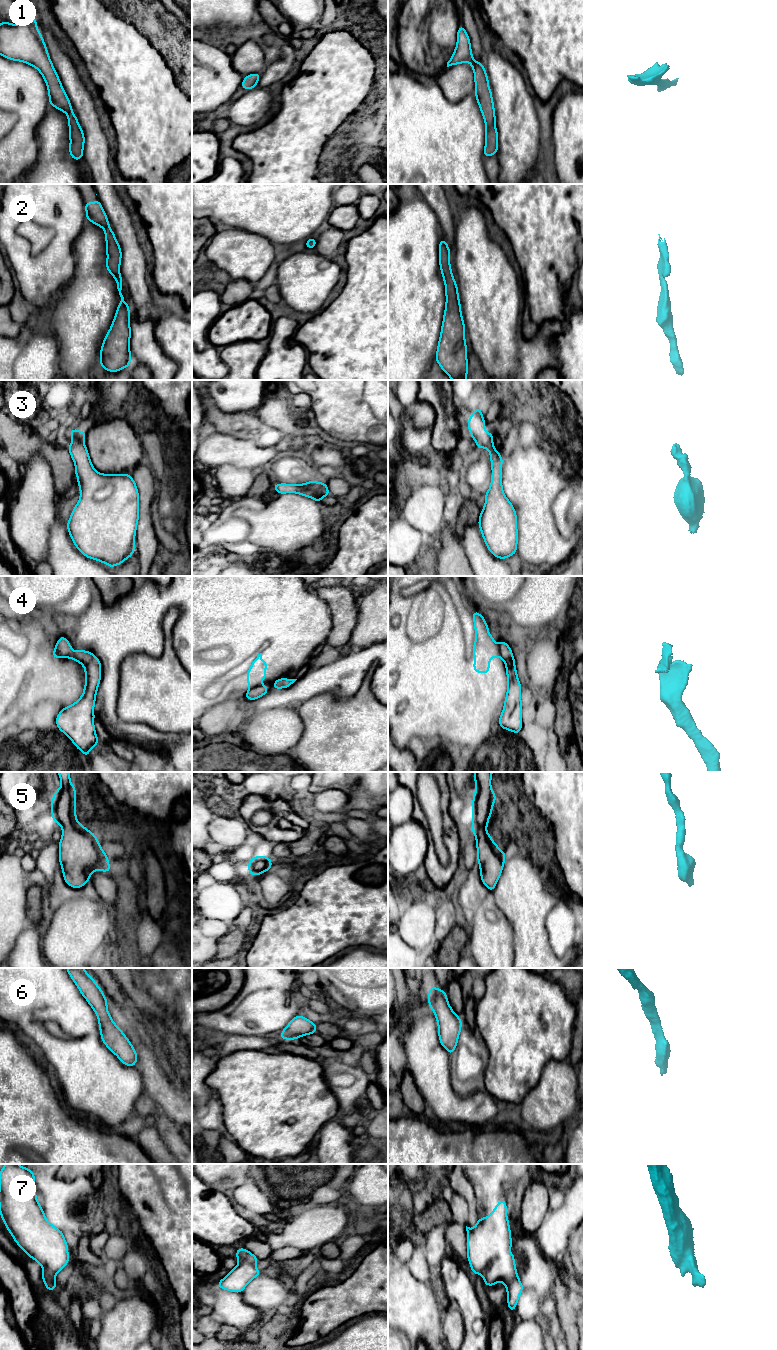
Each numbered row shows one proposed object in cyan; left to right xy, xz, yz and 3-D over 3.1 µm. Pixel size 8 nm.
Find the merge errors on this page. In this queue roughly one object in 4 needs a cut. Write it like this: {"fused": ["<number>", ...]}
{"fused": ["4"]}

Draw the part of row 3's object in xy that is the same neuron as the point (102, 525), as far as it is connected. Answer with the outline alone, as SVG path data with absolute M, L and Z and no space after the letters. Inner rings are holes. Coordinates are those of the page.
M71 429L72 442L67 448L75 464L80 498L67 522L69 535L85 557L109 567L122 564L135 552L135 534L139 519L139 494L131 474L101 474L91 463L87 447L82 442L86 432Z

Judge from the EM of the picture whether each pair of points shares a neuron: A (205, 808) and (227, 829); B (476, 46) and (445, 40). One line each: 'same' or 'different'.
A: different
B: different

